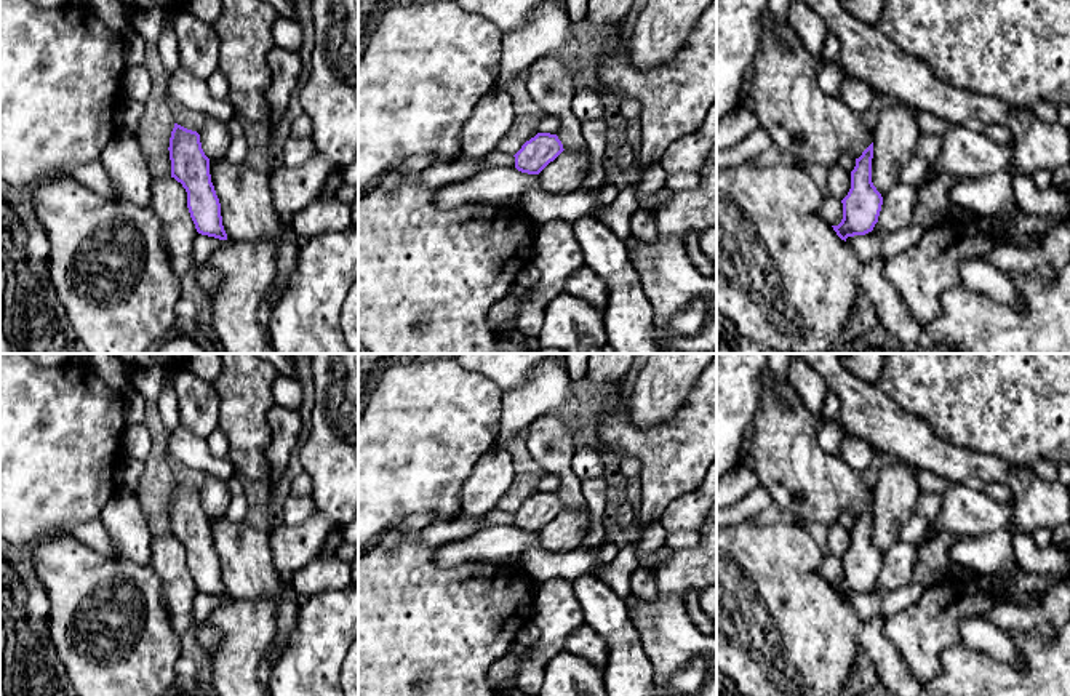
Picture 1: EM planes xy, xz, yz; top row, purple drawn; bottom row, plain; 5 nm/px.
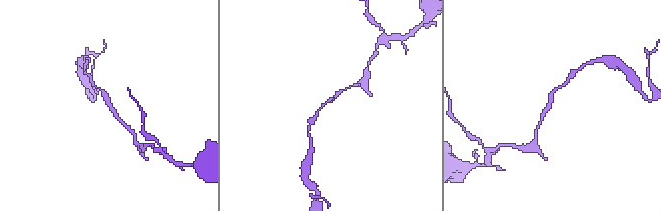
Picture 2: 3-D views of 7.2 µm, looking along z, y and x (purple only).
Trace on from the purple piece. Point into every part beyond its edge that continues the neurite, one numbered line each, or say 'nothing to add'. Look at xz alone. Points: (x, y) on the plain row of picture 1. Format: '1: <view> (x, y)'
nothing to add

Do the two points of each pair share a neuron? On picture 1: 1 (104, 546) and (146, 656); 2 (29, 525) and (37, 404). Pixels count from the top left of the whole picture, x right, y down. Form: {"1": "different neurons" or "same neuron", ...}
{"1": "different neurons", "2": "same neuron"}

